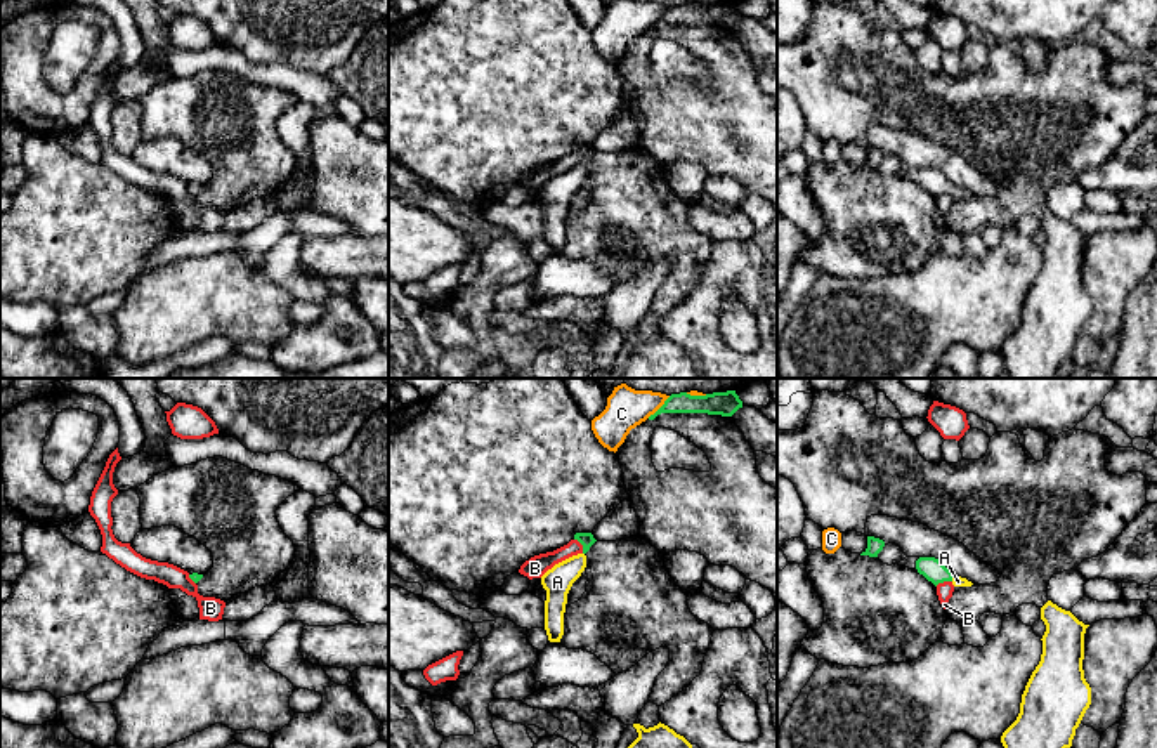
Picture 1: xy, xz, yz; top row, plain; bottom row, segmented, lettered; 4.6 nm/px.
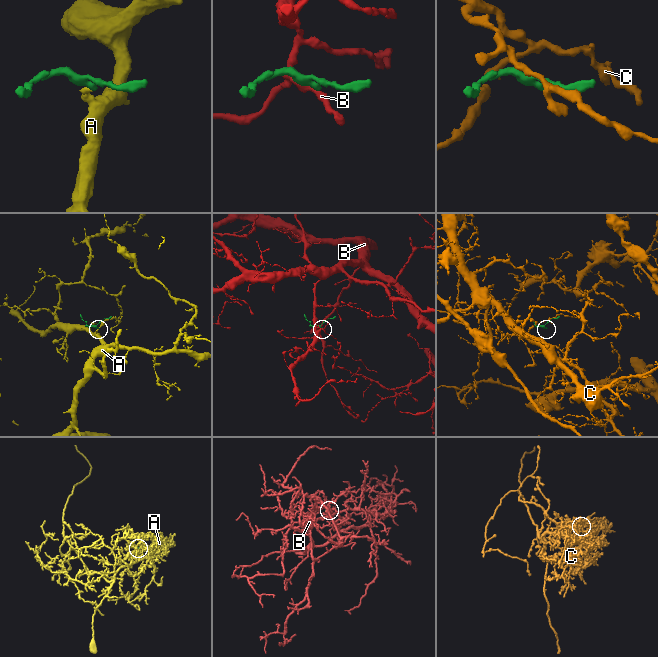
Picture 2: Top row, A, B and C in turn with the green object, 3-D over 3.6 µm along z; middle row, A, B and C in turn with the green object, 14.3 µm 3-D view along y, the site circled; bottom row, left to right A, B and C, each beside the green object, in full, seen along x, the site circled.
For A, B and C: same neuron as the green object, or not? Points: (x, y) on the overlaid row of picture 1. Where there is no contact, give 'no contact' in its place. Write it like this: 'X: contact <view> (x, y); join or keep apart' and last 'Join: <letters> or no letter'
A: contact yz (953, 577); join
B: contact xz (581, 544); keep apart
C: contact xz (660, 408); keep apart
Join: A

